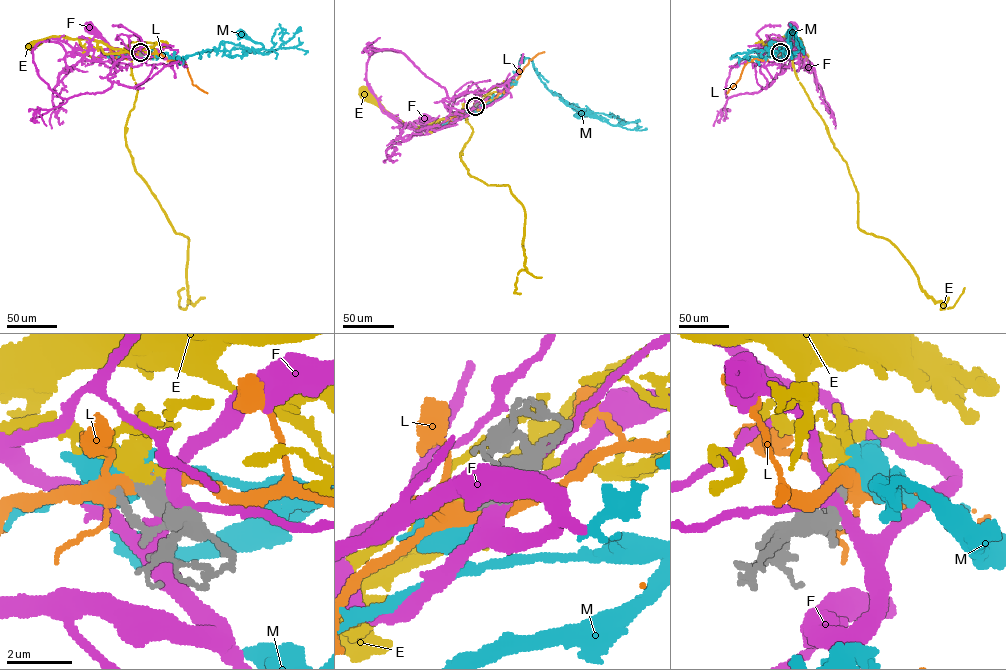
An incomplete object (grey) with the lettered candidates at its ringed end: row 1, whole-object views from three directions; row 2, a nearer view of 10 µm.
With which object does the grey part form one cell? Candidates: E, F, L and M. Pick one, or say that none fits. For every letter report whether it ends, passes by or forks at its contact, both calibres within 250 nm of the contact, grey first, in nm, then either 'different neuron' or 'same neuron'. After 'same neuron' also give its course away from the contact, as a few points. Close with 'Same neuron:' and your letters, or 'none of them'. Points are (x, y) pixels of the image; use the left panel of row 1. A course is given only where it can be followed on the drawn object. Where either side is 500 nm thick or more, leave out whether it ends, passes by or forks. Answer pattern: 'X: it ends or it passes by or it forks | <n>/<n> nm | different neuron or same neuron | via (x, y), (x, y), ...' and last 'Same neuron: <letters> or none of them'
E: 550/440 nm | same neuron | via (140, 52), (132, 49), (106, 53), (92, 40), (60, 36), (30, 44)
F: it forks | 440/360 nm | different neuron
L: 550/480 nm | different neuron
M: 480/650 nm | different neuron
Same neuron: E

